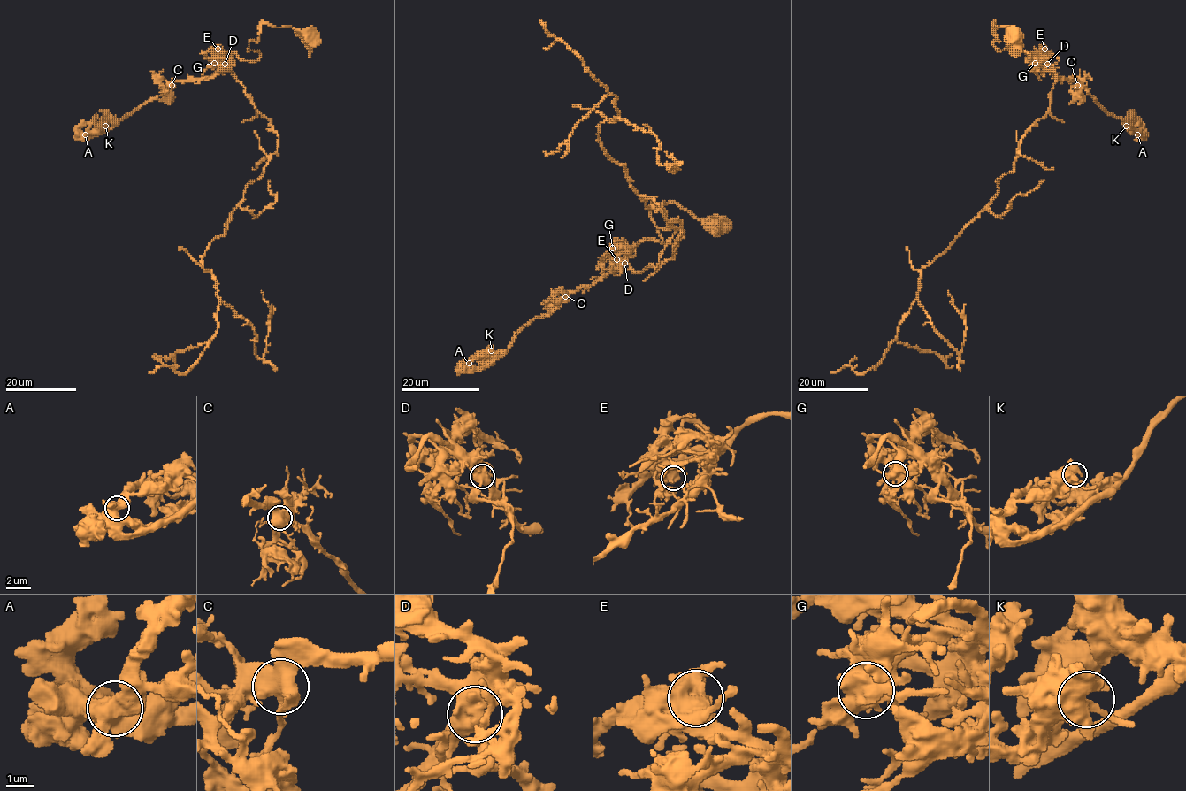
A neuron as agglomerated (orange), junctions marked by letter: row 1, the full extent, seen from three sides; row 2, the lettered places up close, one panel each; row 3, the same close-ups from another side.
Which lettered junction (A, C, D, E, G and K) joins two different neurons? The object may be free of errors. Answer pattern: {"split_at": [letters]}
{"split_at": []}

